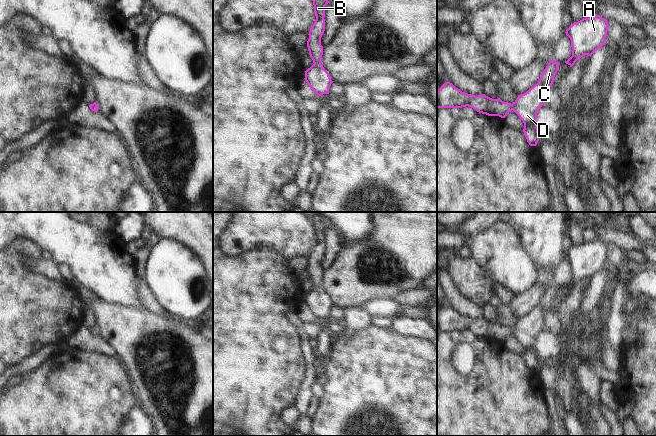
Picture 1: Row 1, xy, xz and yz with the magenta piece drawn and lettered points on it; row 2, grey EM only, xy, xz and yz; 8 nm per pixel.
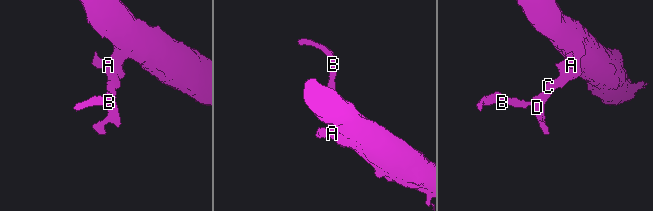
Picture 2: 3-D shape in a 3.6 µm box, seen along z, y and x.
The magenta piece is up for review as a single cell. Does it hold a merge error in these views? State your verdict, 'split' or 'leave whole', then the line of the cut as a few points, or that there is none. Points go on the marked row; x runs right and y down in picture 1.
leave whole; no cut

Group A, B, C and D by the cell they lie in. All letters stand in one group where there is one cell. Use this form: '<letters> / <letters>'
A B C D

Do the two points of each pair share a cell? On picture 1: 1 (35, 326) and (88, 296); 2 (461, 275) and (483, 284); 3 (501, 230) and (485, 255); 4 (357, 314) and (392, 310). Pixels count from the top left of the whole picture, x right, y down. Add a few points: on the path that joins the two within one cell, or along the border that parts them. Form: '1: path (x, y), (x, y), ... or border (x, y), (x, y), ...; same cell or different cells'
1: border (73, 286), (84, 305); different cells
2: path (466, 275), (478, 284); same cell
3: path (501, 236), (501, 239), (491, 249); same cell
4: path (366, 311), (383, 310); same cell

